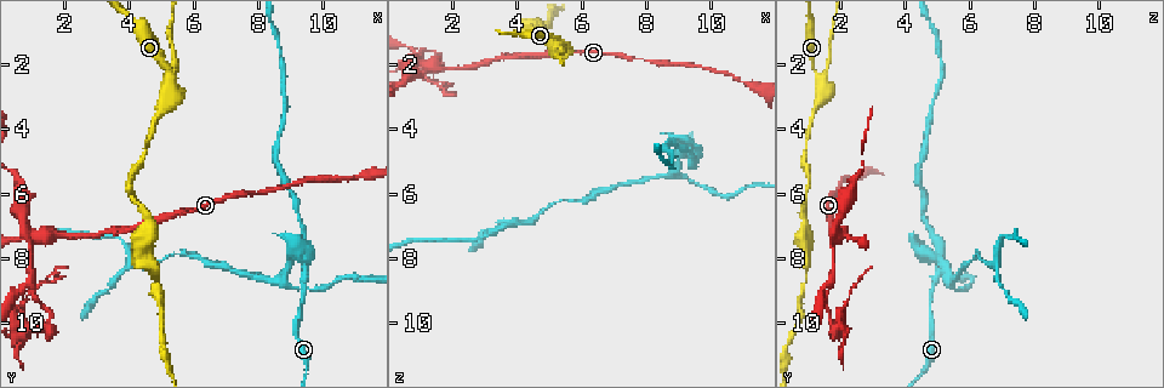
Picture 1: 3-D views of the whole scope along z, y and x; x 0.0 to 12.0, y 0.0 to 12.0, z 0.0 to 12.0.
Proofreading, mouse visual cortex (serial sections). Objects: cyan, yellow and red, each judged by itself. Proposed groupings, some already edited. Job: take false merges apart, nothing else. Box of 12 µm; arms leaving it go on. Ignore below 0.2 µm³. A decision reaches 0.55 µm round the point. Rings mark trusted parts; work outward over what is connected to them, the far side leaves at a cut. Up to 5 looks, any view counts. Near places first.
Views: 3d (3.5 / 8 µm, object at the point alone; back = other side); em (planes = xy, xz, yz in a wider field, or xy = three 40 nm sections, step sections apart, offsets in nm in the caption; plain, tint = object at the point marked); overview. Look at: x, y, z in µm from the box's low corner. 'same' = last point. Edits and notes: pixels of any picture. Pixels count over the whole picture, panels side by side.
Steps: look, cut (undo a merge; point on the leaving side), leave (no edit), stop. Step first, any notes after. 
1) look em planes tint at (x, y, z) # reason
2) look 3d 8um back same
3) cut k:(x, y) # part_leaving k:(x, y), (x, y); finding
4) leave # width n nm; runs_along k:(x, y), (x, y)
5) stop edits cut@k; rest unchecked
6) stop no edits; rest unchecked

look 3d 3.5um at (1.2, 7.3, 2.0) # thin neck

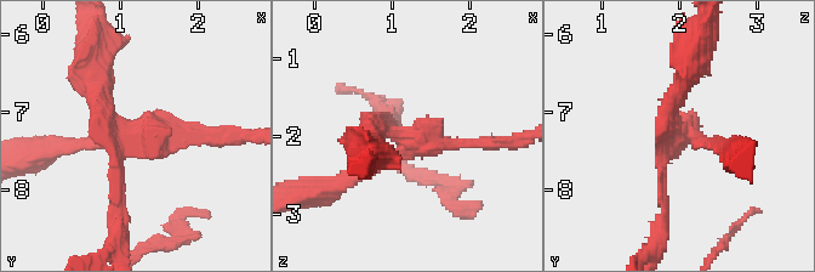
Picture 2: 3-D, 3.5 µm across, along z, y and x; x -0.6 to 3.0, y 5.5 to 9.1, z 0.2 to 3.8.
look em xy step 5 tint at (1.20, 7.35, 2.00) # arms 4; arm_widths 100, 150, 200, 250 nm; now the EM

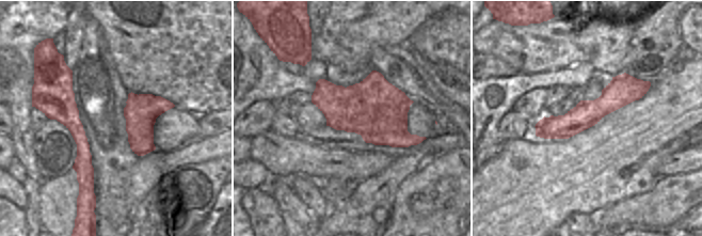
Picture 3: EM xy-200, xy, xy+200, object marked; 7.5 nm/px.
cut 2:(101, 123) # part_leaving 2:(137, 137), (119, 148), (115, 238); two cells meet here

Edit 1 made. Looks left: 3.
look 3d 3.5um at (9.4, 7.9, 5.1) # abrupt turn

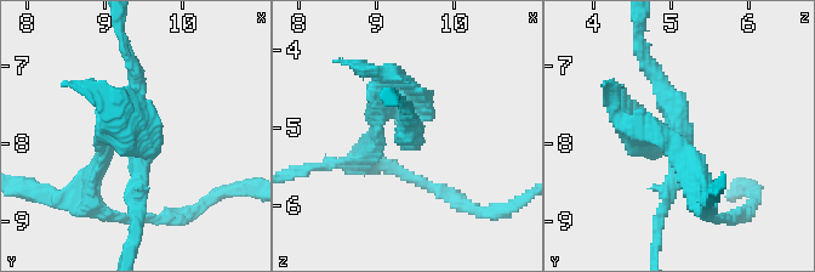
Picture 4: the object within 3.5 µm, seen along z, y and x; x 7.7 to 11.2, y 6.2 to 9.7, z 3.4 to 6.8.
look em planes tint same # now the EM

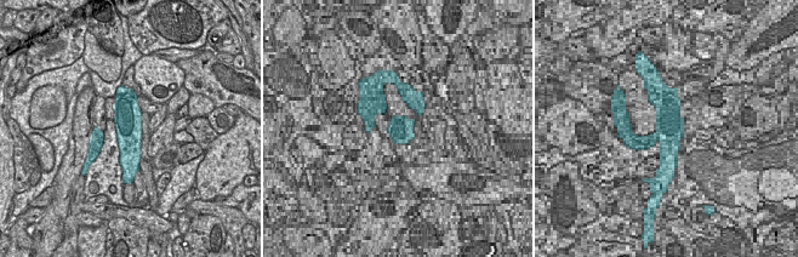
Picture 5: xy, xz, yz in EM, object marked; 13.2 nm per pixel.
cut 4:(645, 135) # width 360 nm; part_leaving 4:(664, 142), (704, 187); a second cell is stuck on

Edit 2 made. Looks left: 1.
stop edits cut@2, cut@4; rest unchecked

